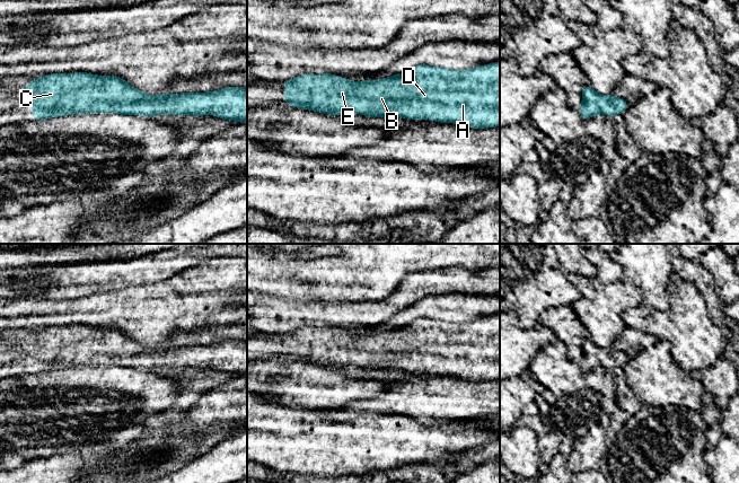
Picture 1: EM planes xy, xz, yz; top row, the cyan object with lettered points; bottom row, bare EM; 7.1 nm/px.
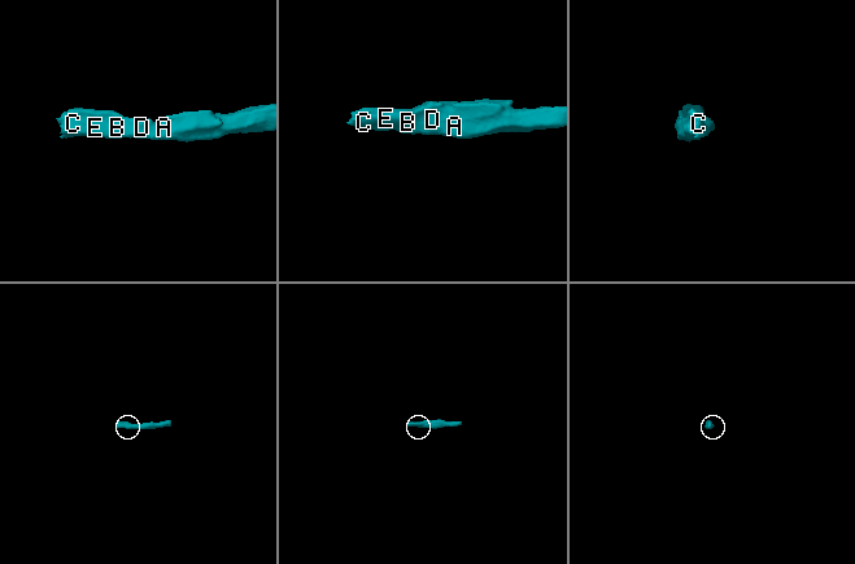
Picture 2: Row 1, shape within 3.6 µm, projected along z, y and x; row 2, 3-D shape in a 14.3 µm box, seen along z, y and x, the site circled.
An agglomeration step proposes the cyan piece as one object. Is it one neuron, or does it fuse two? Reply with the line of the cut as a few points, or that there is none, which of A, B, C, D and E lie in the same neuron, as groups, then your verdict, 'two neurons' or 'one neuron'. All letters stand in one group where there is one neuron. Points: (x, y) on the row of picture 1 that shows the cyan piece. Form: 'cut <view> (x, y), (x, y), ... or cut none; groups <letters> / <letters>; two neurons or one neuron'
cut none; groups A B C D E; one neuron

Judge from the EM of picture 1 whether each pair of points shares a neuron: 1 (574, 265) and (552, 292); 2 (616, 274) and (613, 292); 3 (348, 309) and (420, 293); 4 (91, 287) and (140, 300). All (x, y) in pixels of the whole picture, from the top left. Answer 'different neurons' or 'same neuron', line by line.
1: different neurons
2: different neurons
3: same neuron
4: different neurons

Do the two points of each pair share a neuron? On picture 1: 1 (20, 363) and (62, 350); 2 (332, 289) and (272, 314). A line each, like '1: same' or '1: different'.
1: same
2: different

